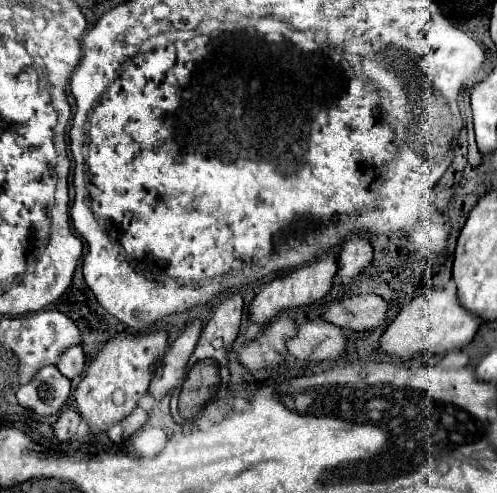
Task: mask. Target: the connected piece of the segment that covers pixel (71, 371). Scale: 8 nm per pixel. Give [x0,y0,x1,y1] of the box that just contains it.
[57,346,85,380]

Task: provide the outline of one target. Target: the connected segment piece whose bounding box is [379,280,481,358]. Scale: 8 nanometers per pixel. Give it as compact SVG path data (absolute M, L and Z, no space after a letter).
M449 280L445 288L431 290L429 294L419 294L407 306L403 306L397 318L387 326L379 342L383 352L399 358L411 358L417 352L443 354L469 344L479 330L479 324L479 316L473 316L473 312L459 304L455 282Z

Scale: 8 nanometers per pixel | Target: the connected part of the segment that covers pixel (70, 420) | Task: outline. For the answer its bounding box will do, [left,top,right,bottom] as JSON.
[55,330,167,442]

